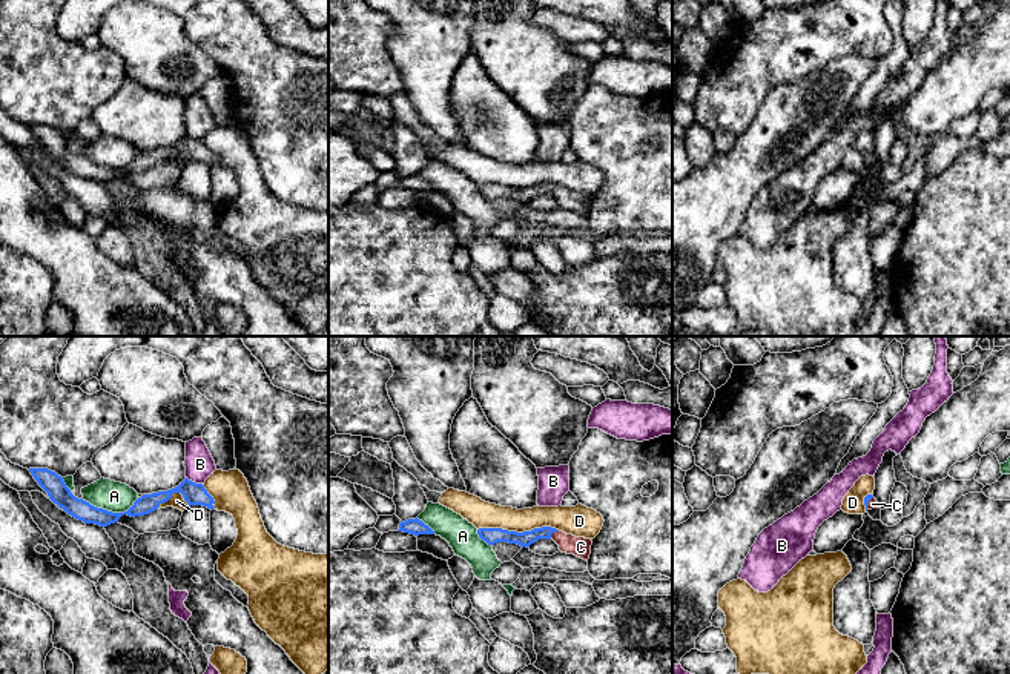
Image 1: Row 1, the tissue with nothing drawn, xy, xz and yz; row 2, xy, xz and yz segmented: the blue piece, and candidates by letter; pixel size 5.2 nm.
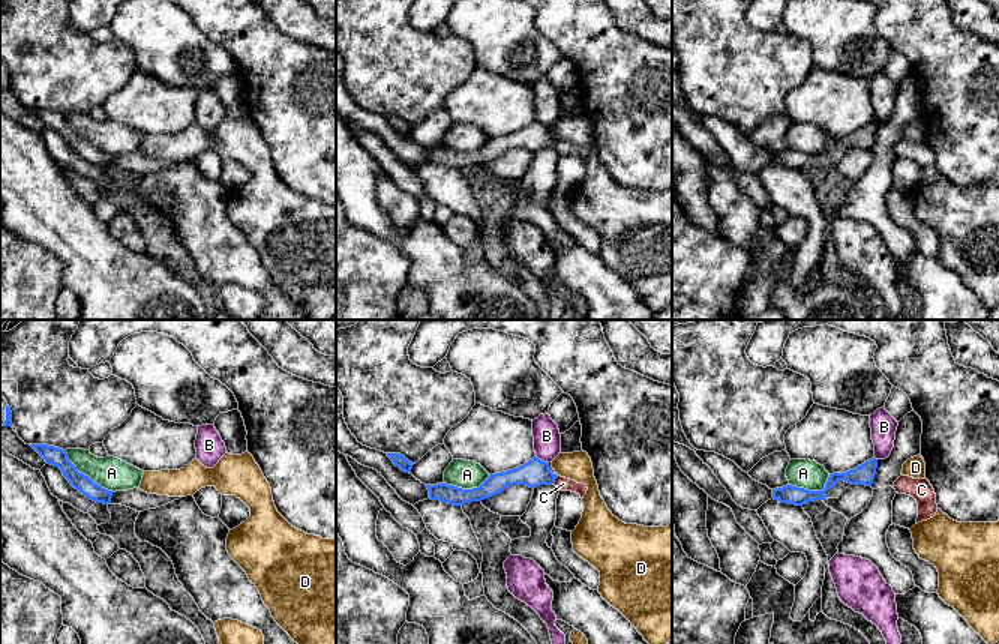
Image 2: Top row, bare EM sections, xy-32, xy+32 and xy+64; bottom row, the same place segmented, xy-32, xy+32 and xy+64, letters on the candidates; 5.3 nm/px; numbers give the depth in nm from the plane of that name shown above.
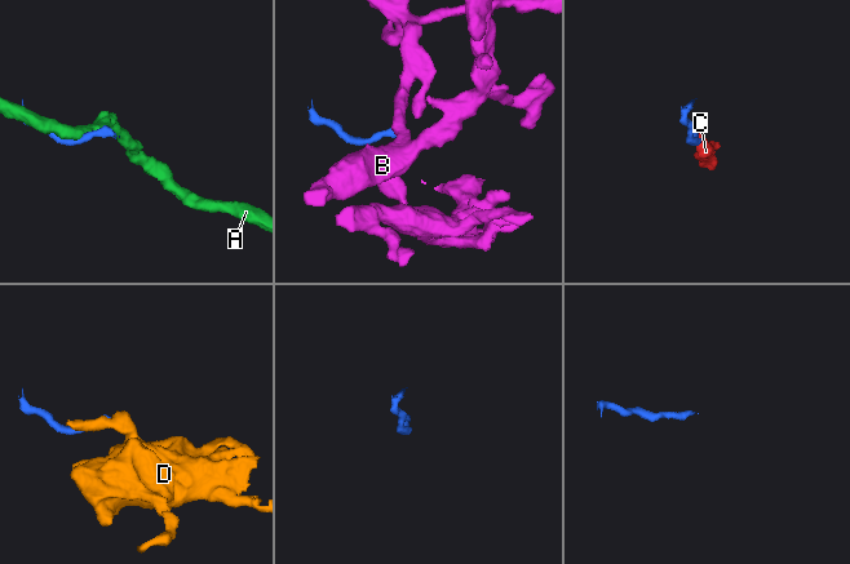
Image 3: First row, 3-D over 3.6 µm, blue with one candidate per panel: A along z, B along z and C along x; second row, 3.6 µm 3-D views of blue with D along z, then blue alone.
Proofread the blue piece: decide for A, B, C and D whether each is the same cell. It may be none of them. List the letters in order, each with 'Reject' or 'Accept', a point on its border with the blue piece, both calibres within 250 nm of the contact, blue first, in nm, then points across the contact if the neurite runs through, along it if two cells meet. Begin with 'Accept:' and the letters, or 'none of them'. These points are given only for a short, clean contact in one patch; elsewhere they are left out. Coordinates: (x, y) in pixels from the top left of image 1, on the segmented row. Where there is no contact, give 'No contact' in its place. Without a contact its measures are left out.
Accept: C
A: Reject. Touches blue at xy (109, 512). Thickness 110 nm (blue) against 160 nm
B: Reject. Touches blue at xy (194, 482). Thickness 110 nm (blue) against 150 nm. Boundary: xy (186, 476), (201, 484)
C: Accept. Touches blue at xz (553, 531). Thickness 80 nm (blue) against 110 nm. Path across: xz (527, 538), (553, 531), (565, 542), (580, 547)
D: Reject. Touches blue at xz (519, 533). Thickness 90 nm (blue) against 140 nm. Boundary: xz (478, 528), (530, 531), (554, 527), (559, 530)

